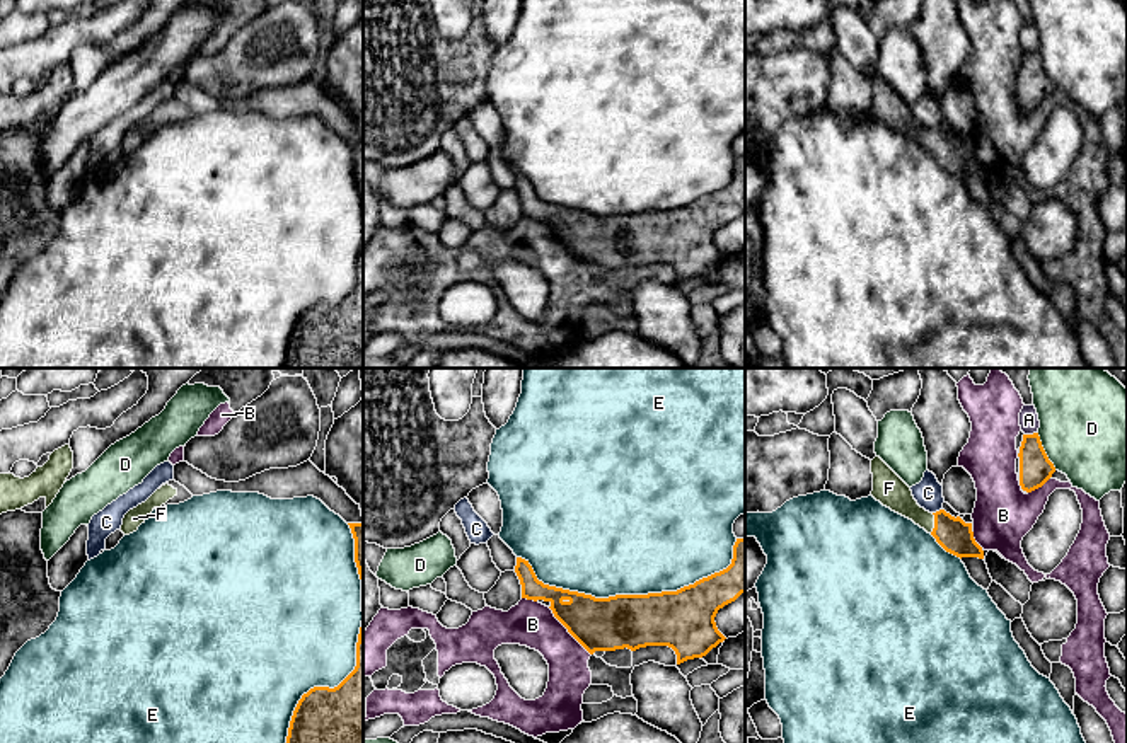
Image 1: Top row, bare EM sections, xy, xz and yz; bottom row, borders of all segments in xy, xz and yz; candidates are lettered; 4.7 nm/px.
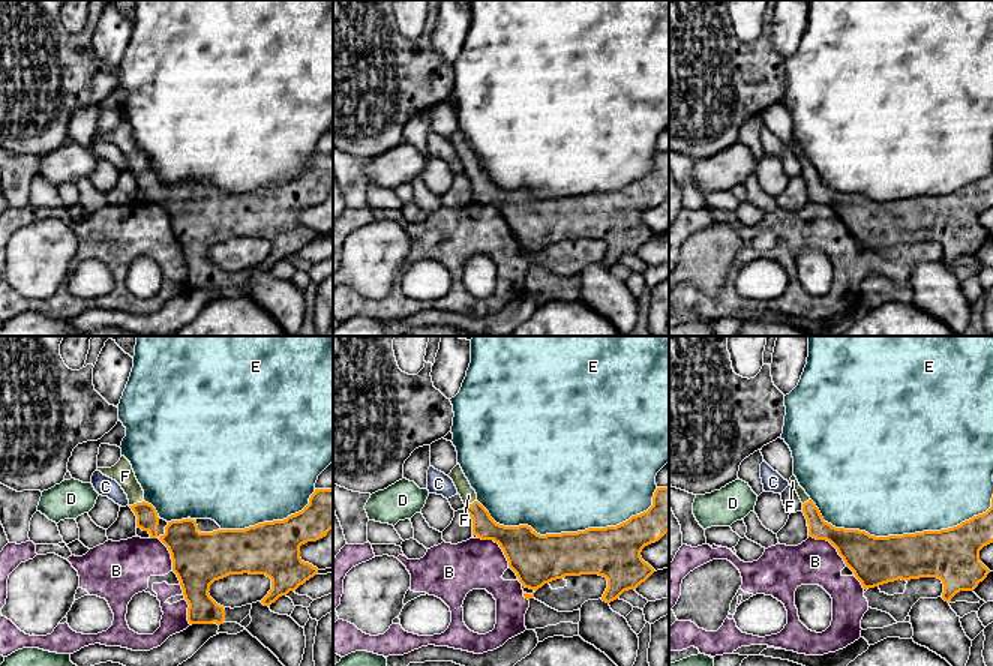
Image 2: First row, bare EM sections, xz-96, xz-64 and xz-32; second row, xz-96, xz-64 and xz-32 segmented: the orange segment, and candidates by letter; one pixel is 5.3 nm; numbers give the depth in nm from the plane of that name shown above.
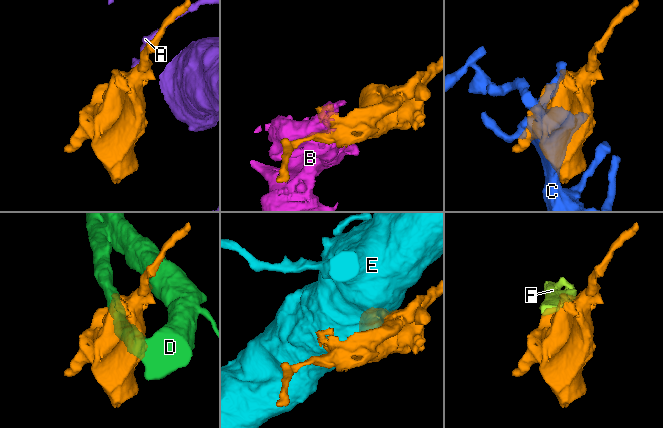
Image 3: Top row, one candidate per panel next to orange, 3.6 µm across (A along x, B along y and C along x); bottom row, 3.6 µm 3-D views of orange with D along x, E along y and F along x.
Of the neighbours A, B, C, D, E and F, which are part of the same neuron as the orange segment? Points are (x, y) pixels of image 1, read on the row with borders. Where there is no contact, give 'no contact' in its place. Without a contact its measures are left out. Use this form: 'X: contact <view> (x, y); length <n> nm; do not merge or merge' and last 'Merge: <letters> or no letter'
A: contact yz (1030, 435); length 70 nm; do not merge
B: contact xz (568, 631); length 300 nm; do not merge
C: contact yz (936, 512); length 50 nm; do not merge
D: contact yz (1044, 452); length 200 nm; do not merge
E: contact xz (633, 595); length 1050 nm; do not merge
F: contact yz (935, 524); length 100 nm; merge
Merge: F

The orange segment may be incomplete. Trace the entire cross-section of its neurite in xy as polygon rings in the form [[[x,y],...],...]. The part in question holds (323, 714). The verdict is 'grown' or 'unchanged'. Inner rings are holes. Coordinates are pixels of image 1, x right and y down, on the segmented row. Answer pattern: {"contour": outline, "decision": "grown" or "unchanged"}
{"contour": [[[363,620],[355,670],[334,688],[314,687],[302,695],[286,743],[363,743]]], "decision": "unchanged"}

